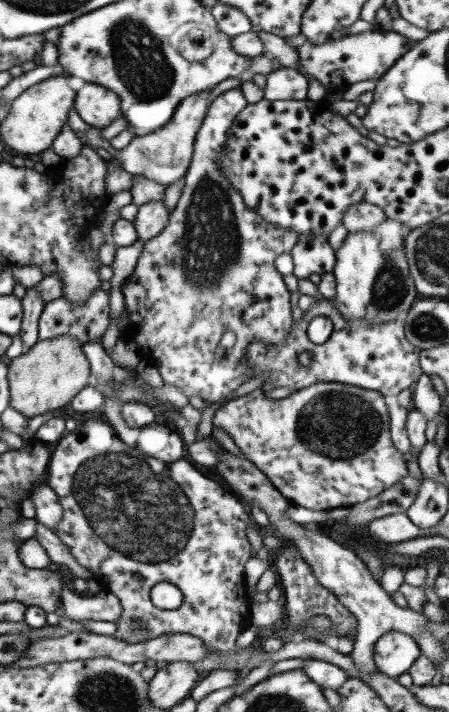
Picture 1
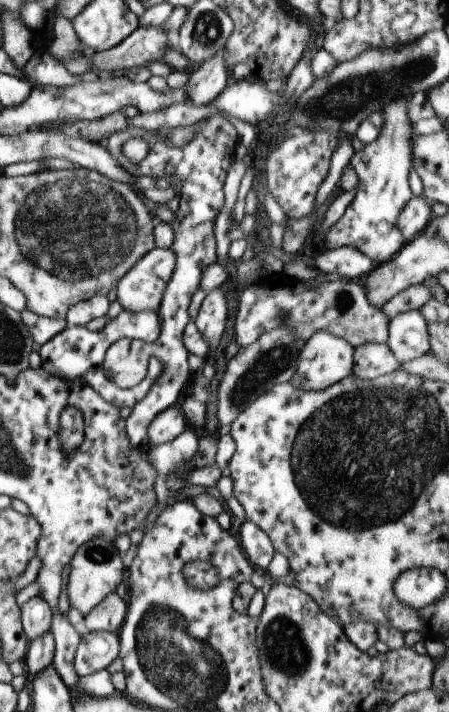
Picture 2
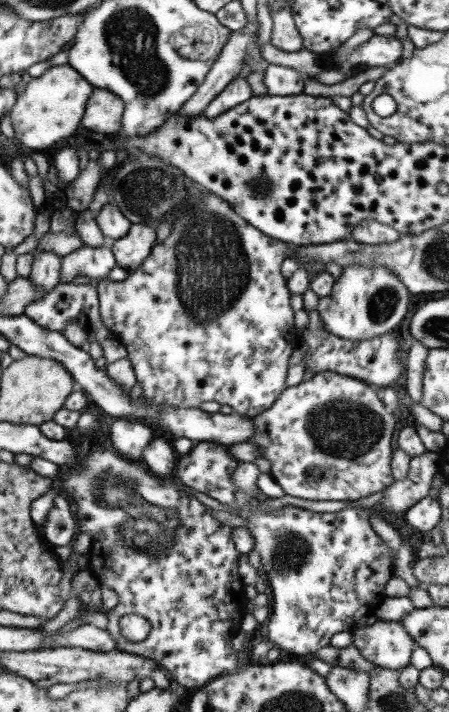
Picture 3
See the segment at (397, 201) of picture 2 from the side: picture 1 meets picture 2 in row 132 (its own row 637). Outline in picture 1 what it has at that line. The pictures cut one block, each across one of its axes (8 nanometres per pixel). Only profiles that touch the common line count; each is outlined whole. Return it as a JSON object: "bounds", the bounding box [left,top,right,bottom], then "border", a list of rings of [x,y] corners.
{"bounds":[373,631,421,678],"border":[[[394,631],[384,634],[376,642],[373,659],[378,671],[397,678],[409,672],[420,656],[421,651],[414,637]]]}

